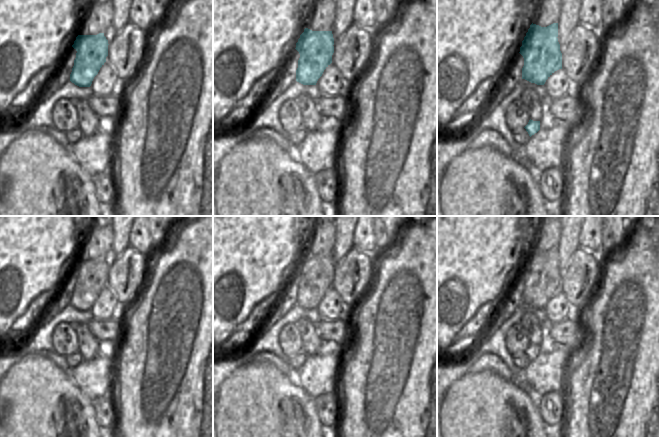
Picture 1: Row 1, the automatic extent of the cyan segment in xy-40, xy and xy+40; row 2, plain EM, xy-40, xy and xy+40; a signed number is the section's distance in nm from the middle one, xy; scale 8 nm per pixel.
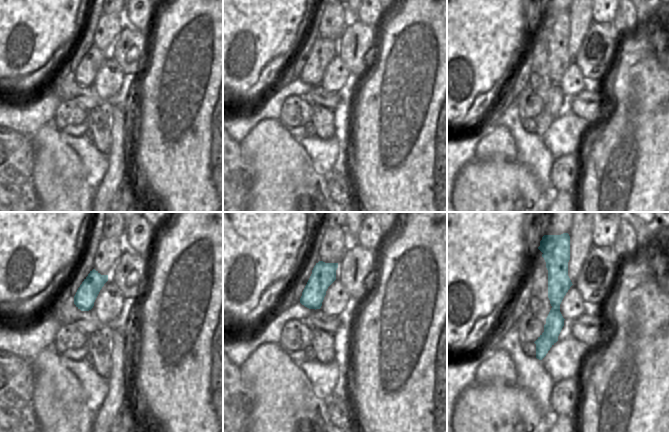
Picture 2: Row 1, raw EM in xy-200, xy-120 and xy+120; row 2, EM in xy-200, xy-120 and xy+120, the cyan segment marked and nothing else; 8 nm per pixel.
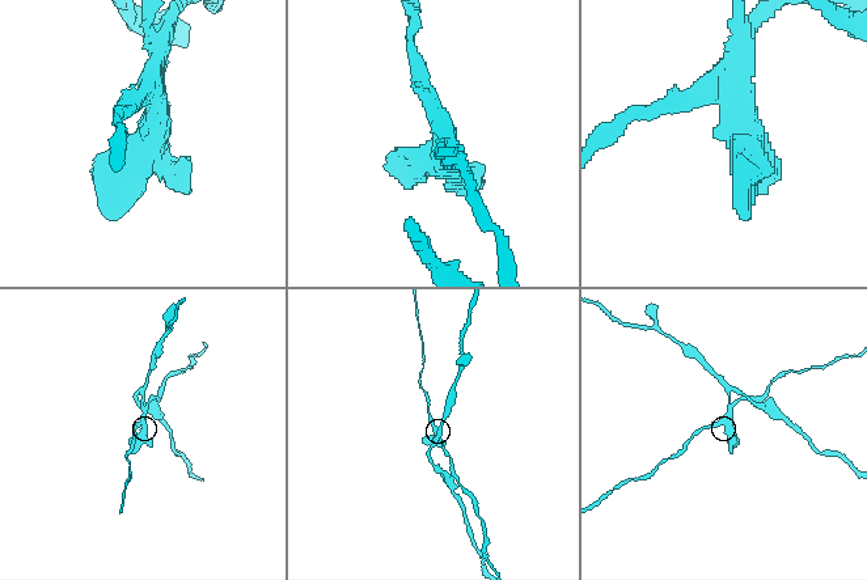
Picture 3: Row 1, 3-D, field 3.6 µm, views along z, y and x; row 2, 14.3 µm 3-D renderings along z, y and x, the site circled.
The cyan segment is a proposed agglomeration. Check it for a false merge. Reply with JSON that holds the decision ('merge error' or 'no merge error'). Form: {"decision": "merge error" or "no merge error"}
{"decision": "merge error"}

